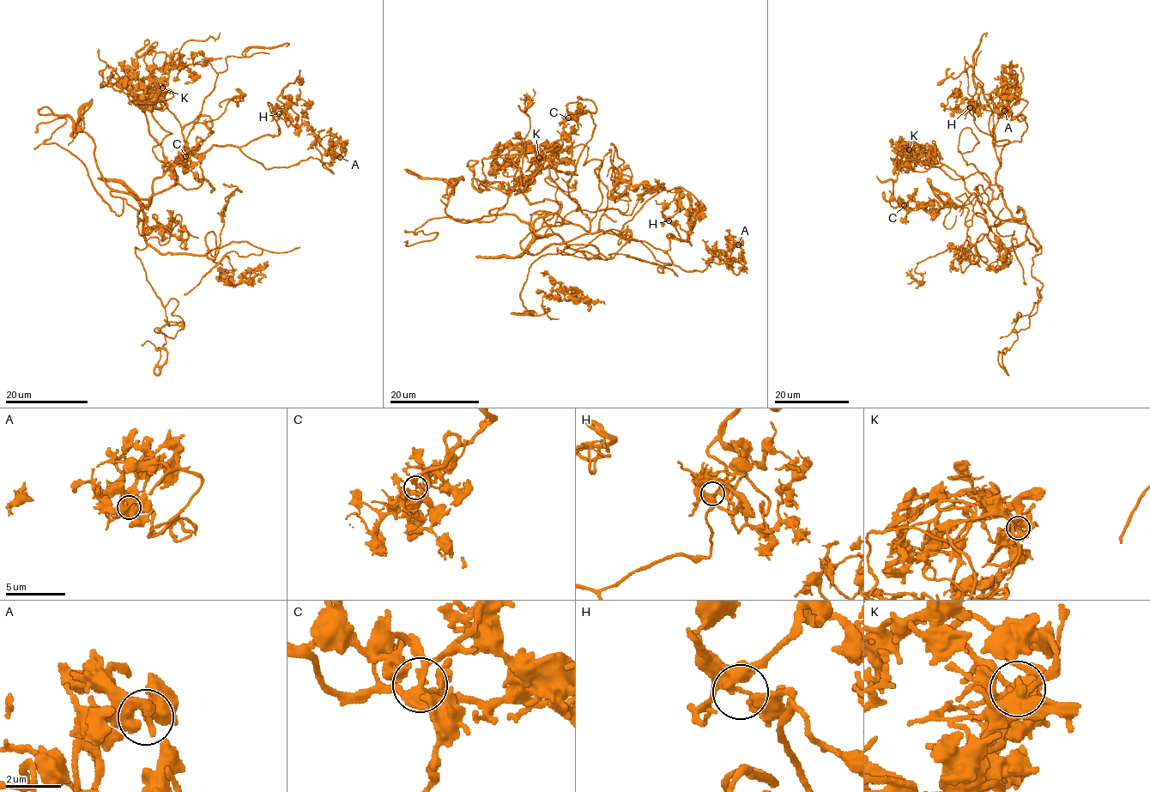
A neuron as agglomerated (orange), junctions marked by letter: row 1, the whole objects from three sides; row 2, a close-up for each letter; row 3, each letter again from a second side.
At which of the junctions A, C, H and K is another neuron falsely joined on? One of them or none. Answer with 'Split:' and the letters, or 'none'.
Split: none

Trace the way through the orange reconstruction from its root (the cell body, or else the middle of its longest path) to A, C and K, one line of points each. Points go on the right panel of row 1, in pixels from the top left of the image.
A: (1011, 213), (995, 178), (1008, 141), (995, 142), (1020, 142), (1027, 123), (996, 96), (1004, 111)
C: (1011, 213), (995, 215), (989, 205), (1002, 188), (980, 173), (951, 178), (908, 159), (892, 194), (904, 205)
K: (1011, 213), (1010, 219), (998, 219), (966, 189), (964, 178), (929, 160), (917, 160), (909, 149)

